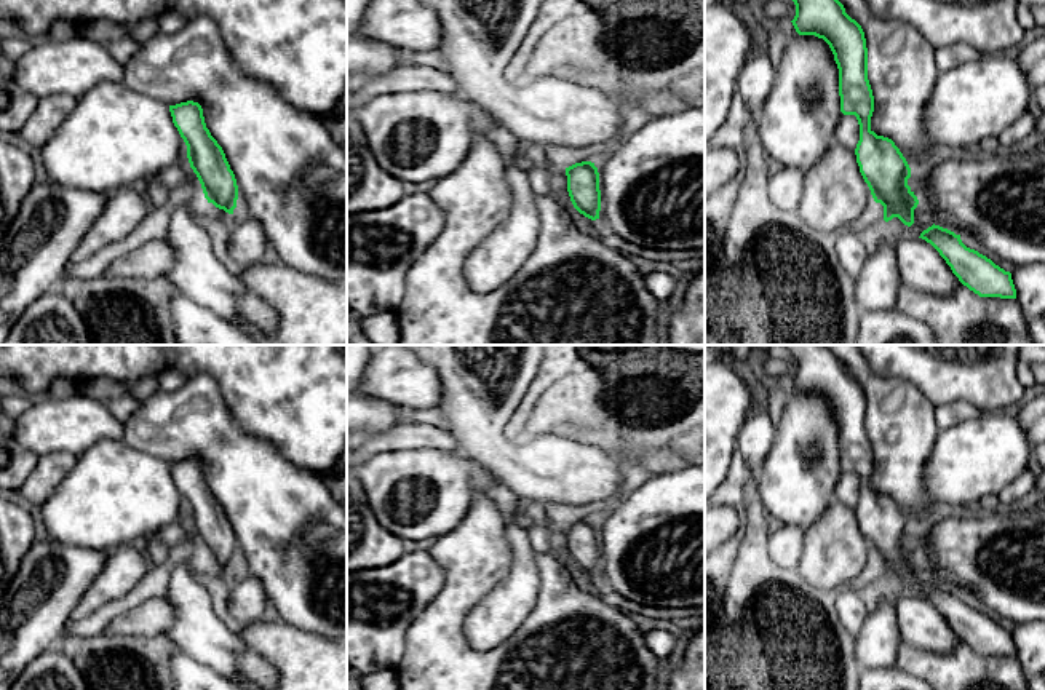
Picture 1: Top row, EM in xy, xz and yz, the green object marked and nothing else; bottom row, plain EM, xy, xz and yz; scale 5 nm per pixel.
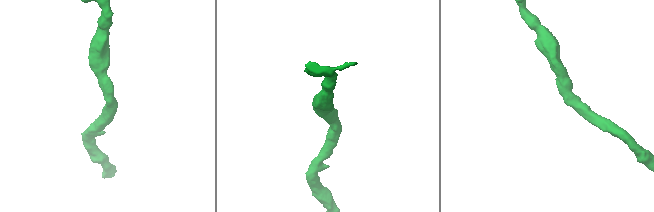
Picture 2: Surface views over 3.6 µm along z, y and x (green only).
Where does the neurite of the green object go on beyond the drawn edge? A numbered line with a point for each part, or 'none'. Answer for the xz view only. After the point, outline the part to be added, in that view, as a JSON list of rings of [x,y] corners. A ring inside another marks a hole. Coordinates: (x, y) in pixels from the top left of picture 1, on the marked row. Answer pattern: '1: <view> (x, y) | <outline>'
none

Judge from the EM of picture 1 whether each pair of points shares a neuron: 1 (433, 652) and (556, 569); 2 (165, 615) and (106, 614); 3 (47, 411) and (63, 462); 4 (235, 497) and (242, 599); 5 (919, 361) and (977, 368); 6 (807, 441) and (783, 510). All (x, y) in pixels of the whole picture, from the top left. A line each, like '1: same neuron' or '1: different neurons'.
1: same neuron
2: different neurons
3: different neurons
4: different neurons
5: same neuron
6: same neuron

